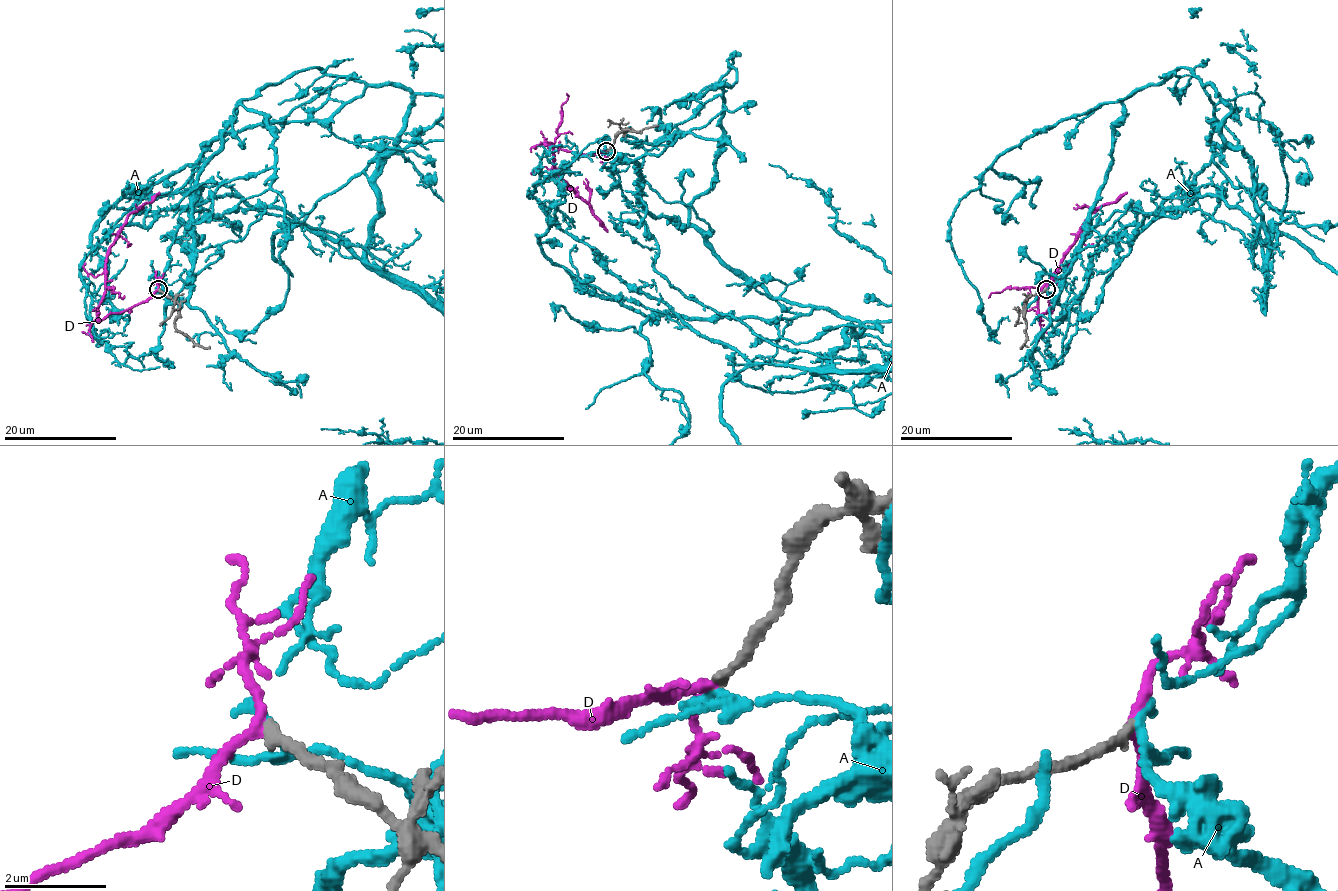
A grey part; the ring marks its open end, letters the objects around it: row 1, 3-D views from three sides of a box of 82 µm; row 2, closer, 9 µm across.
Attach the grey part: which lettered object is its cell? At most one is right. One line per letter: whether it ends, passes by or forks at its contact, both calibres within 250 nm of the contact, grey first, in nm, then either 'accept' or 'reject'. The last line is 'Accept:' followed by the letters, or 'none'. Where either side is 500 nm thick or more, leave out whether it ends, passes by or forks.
A: it passes by; 200 nm thick on the grey side, 190 nm on the other; reject
D: it passes by; 200 nm thick on the grey side, 160 nm on the other; accept
Accept: D

